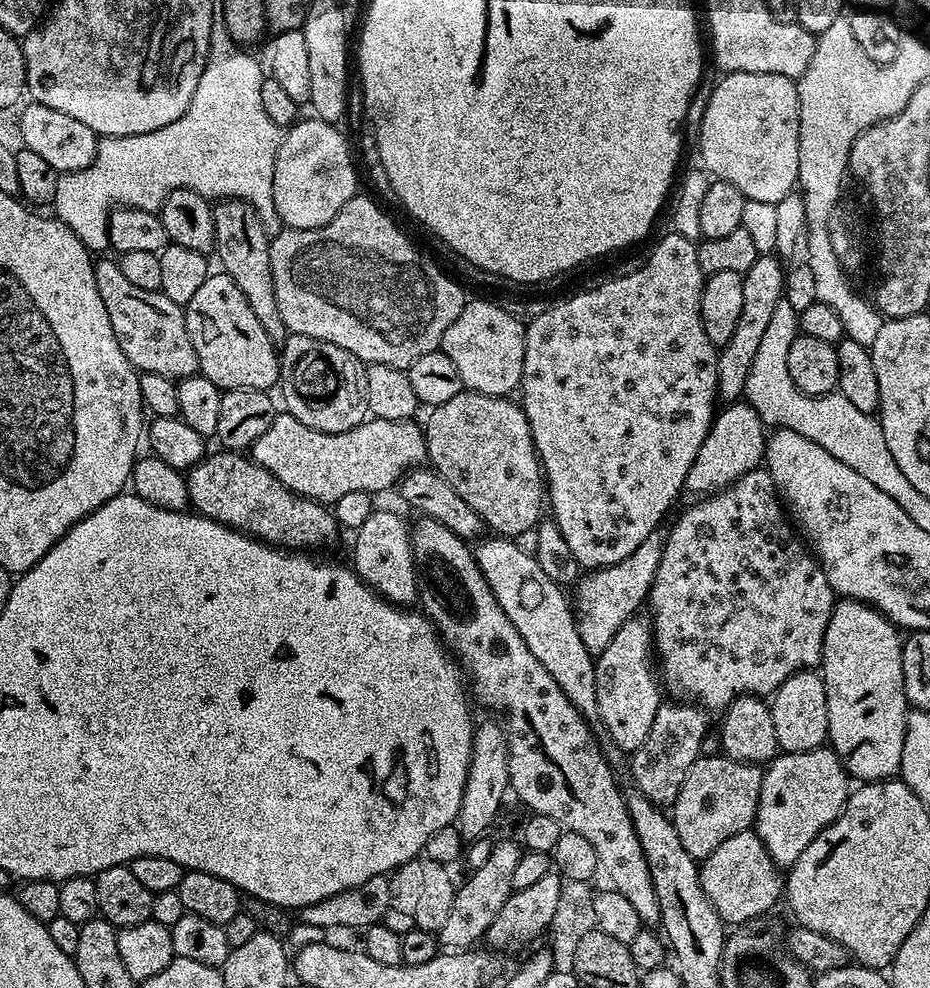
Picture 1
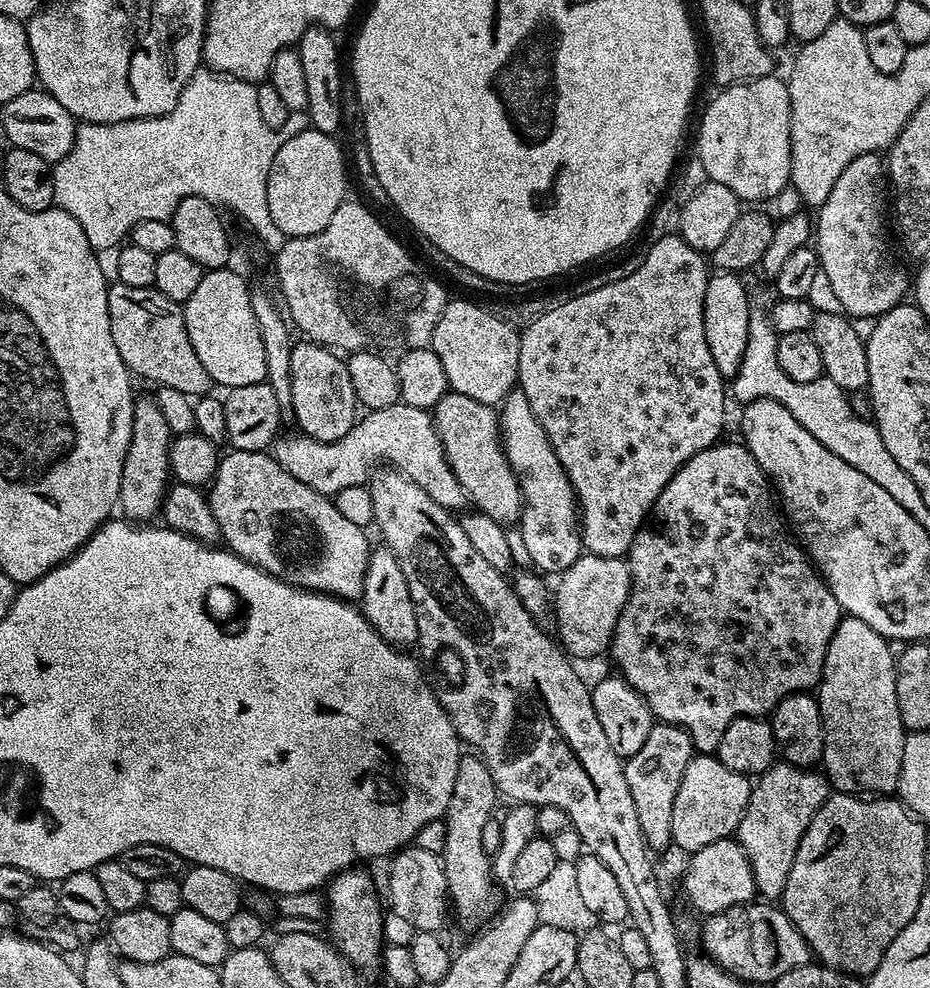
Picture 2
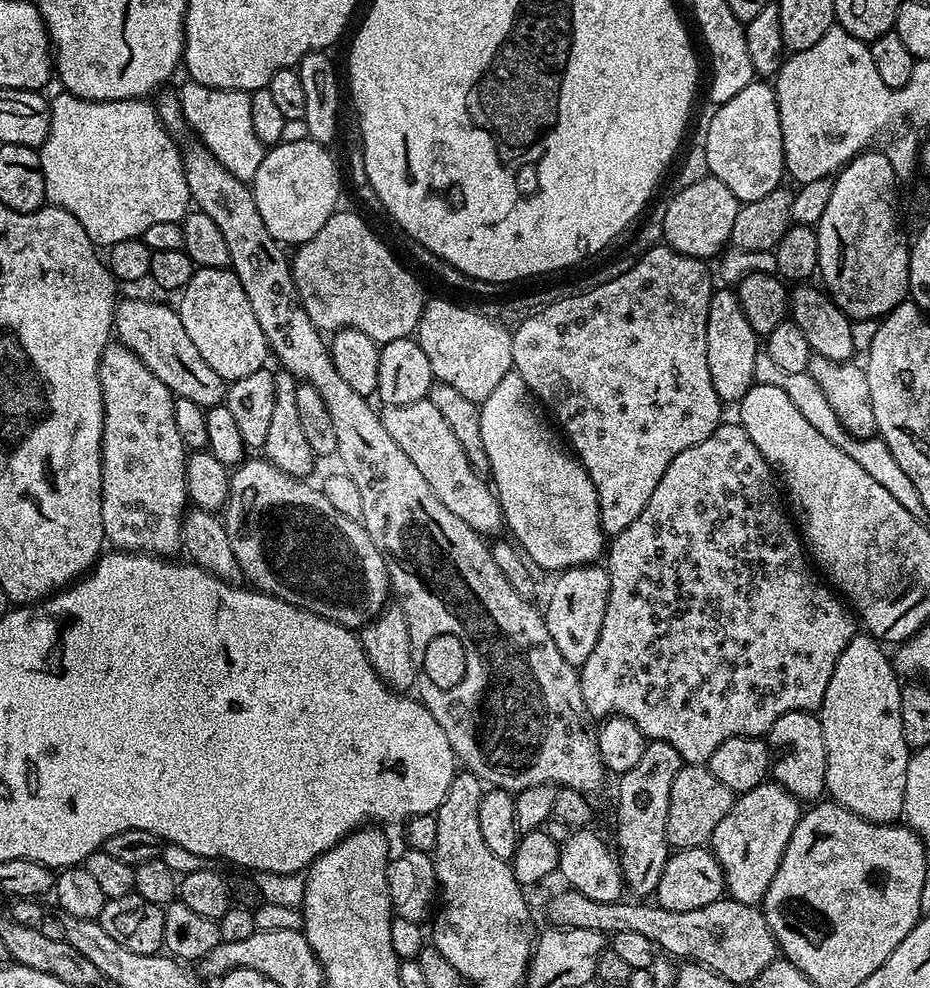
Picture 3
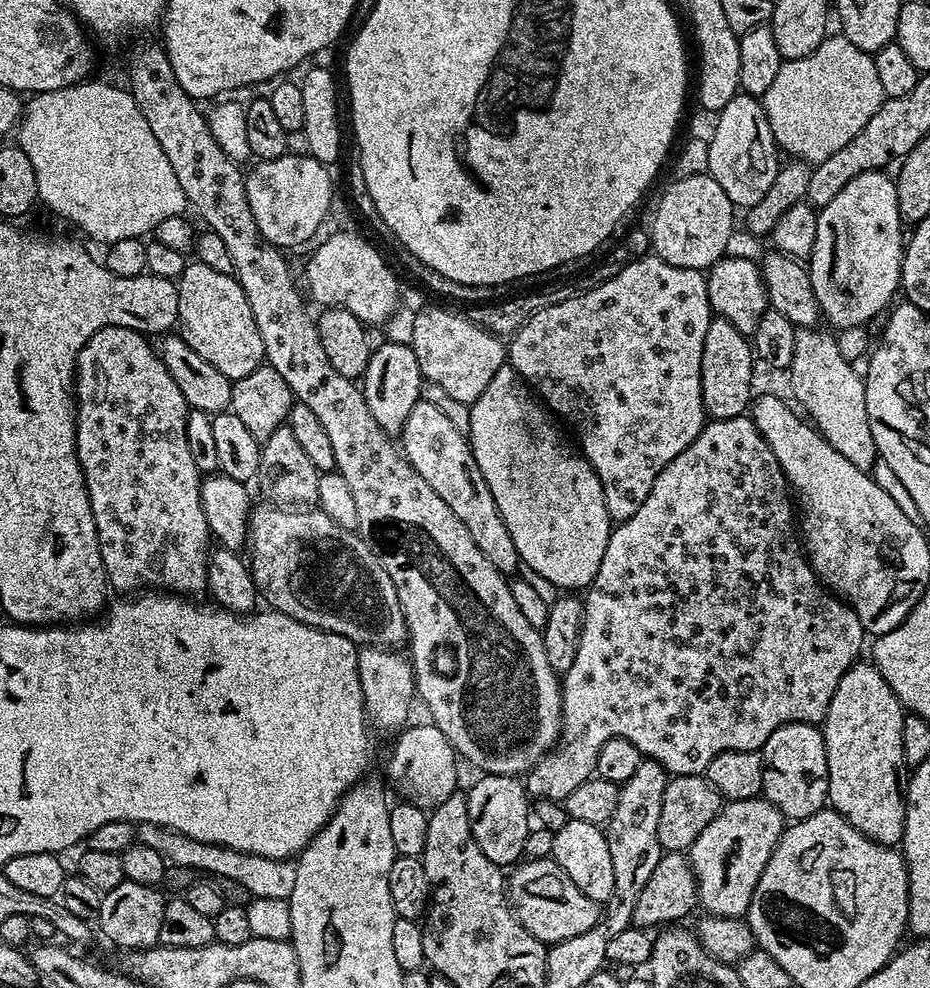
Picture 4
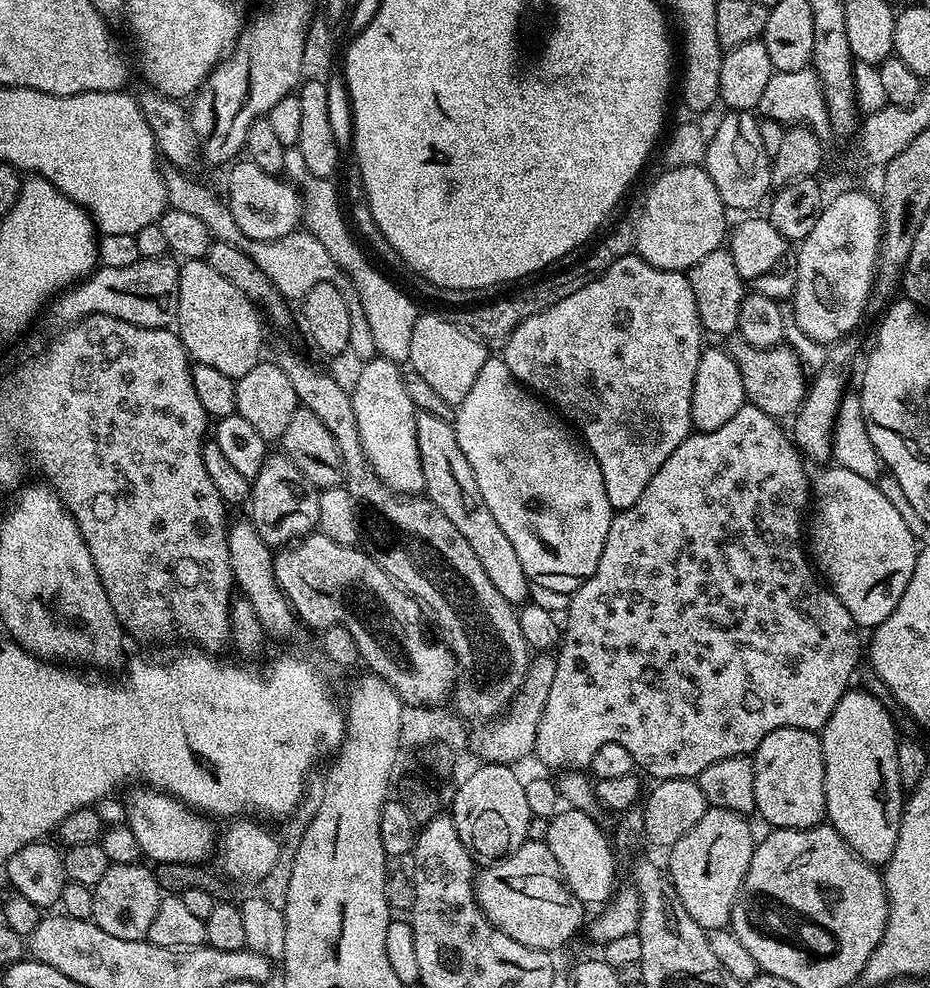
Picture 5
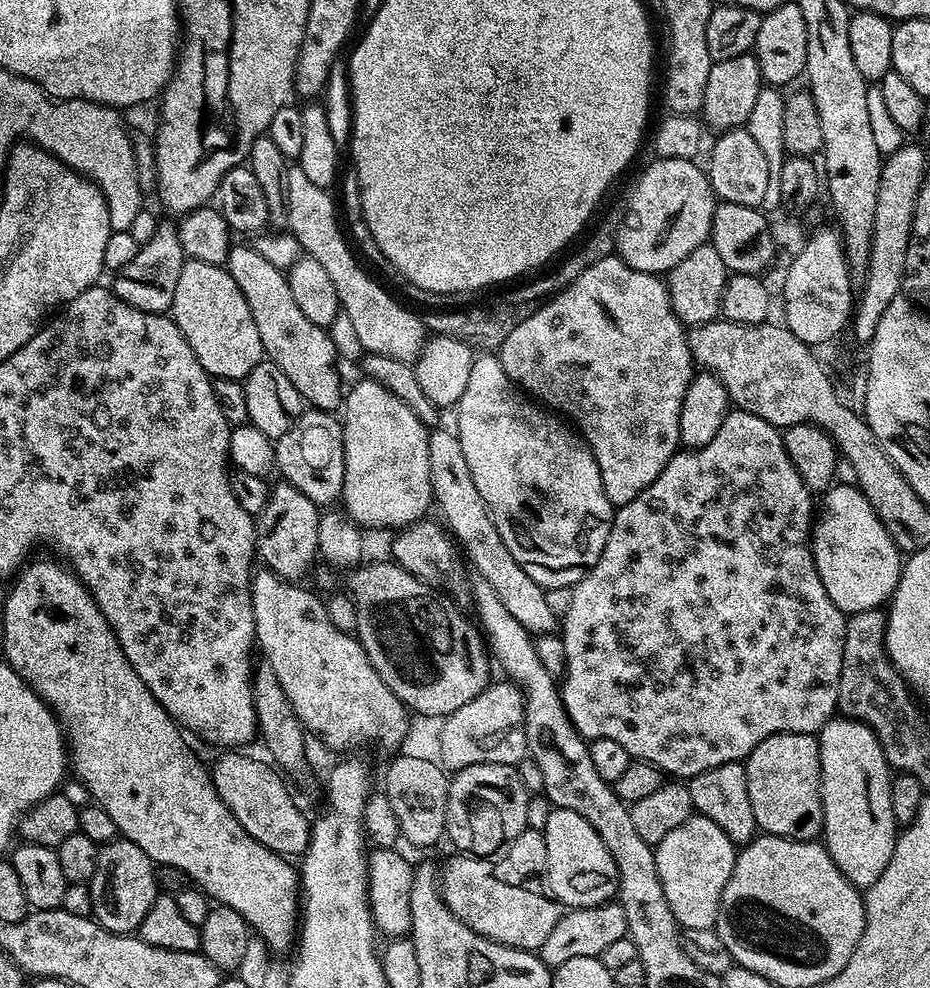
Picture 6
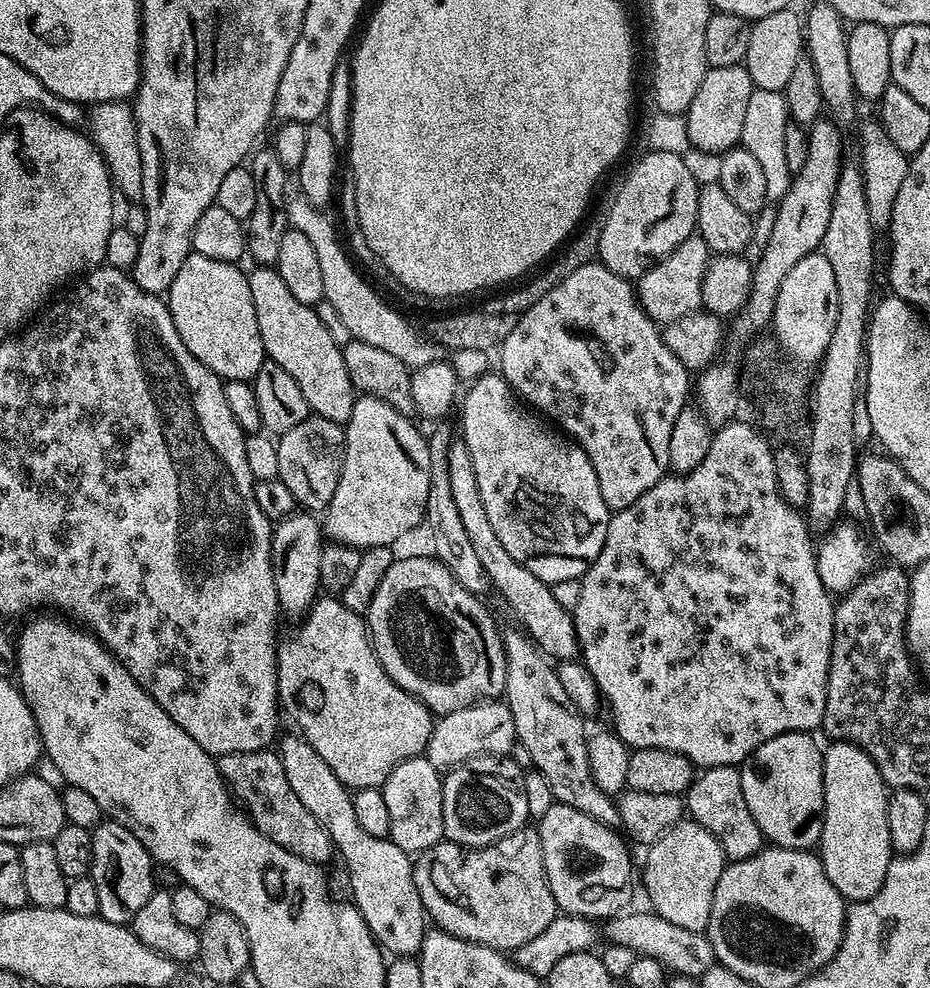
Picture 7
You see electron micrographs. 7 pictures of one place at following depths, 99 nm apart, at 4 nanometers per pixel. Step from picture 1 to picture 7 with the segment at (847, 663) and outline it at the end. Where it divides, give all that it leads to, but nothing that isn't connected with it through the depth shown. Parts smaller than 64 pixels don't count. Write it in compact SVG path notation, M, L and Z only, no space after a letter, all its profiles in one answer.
M844 740L829 743L824 753L824 825L818 845L818 855L826 870L826 878L844 896L845 901L855 902L869 900L882 890L882 882L886 878L886 870L894 858L890 842L890 826L886 822L888 797L890 789L884 783L882 774L878 774L878 766L866 750L856 744L847 744Z

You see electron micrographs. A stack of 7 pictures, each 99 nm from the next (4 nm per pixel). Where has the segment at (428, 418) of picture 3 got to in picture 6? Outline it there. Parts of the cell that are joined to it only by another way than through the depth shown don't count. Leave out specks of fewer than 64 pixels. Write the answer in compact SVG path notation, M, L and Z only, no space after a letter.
M441 426L428 433L432 499L435 507L437 509L440 507L440 512L444 515L443 523L450 529L463 555L470 564L472 559L473 566L480 571L477 572L479 579L494 586L494 594L502 598L506 610L510 610L510 614L514 614L514 618L522 622L527 632L533 634L556 632L558 615L546 604L545 589L541 588L538 582L534 582L534 578L530 578L530 574L522 570L522 566L513 558L510 550L506 550L506 542L502 542L502 534L498 534L498 526L494 526L486 502L482 502L482 494L478 494L478 486L474 486L470 466L466 466L466 454L462 454L462 442L455 431L448 429L447 432L446 428Z

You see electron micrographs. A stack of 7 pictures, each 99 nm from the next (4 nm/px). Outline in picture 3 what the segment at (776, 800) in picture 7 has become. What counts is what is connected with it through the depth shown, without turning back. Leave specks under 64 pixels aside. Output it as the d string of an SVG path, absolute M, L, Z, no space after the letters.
M811 712L782 714L766 733L766 739L772 753L771 779L801 802L819 801L826 792L826 742L822 738L819 715Z

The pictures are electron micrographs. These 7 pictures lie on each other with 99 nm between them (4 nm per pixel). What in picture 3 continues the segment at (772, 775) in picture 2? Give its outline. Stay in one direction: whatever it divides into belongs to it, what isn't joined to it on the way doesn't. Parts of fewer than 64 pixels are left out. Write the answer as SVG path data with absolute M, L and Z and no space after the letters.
M765 782L754 786L754 790L739 793L732 801L732 809L714 826L714 834L710 841L710 851L718 858L724 871L724 883L729 897L743 904L759 905L763 901L766 890L778 870L778 862L782 862L782 854L790 842L790 834L794 834L794 826L798 826L802 815L801 801L786 791L780 784Z

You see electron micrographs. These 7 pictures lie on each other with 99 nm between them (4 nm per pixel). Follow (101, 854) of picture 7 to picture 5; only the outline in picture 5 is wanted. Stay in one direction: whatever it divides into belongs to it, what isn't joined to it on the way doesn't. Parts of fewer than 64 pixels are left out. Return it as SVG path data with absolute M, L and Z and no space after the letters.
M109 863L106 874L102 874L102 878L92 889L94 914L91 921L106 930L106 934L114 934L114 938L145 939L150 930L150 922L154 922L154 914L158 914L162 893L156 881L155 871L151 867L143 868L141 864Z

